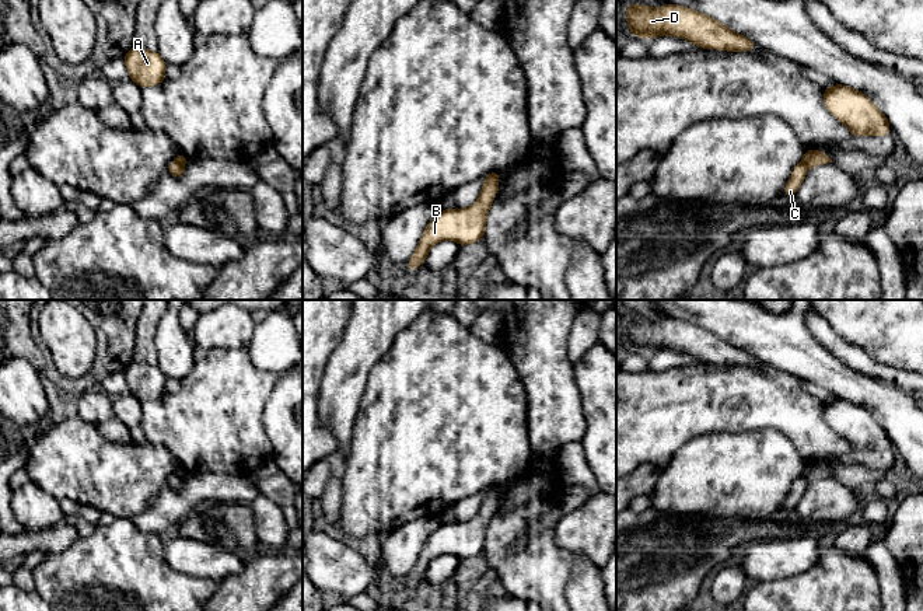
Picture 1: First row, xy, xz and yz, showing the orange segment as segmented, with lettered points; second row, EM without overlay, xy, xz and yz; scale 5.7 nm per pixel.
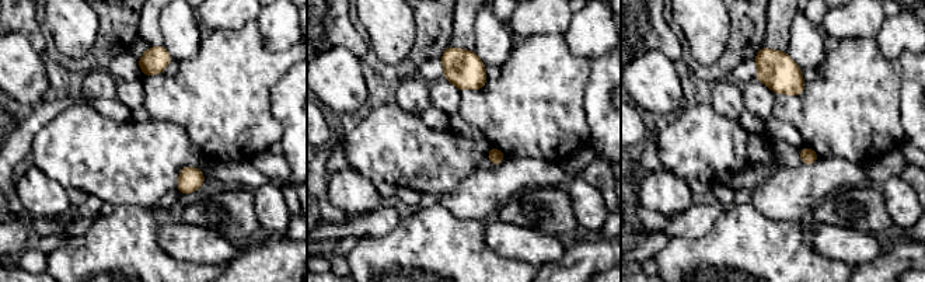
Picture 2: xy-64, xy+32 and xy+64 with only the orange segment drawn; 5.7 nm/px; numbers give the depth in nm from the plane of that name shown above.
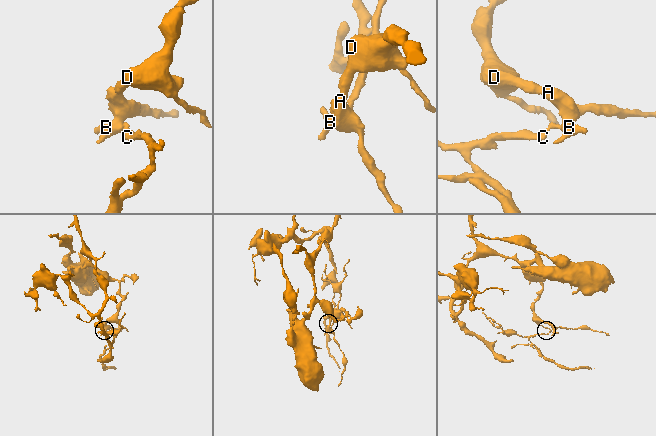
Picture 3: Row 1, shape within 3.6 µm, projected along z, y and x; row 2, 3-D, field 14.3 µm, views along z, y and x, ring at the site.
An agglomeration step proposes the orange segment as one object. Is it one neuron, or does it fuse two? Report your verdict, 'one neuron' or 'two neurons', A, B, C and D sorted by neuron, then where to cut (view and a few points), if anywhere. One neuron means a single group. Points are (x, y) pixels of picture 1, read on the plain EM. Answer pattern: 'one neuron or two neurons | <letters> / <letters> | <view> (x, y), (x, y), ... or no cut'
two neurons | A B D / C | yz (803, 475), (808, 479)

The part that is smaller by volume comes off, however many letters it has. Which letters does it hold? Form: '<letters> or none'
C

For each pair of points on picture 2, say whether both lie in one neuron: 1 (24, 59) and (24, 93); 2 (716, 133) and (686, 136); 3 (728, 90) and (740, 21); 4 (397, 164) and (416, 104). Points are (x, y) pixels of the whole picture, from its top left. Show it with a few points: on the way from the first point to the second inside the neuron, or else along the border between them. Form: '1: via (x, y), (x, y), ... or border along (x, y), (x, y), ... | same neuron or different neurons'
1: via (24, 68), (24, 84) | same neuron
2: via (709, 136), (693, 136) | same neuron
3: border along (728, 76), (714, 83) | different neurons
4: border along (394, 101), (418, 117) | different neurons

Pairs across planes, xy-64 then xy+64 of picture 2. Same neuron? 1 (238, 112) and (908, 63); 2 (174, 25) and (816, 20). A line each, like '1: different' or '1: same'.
1: different
2: different

